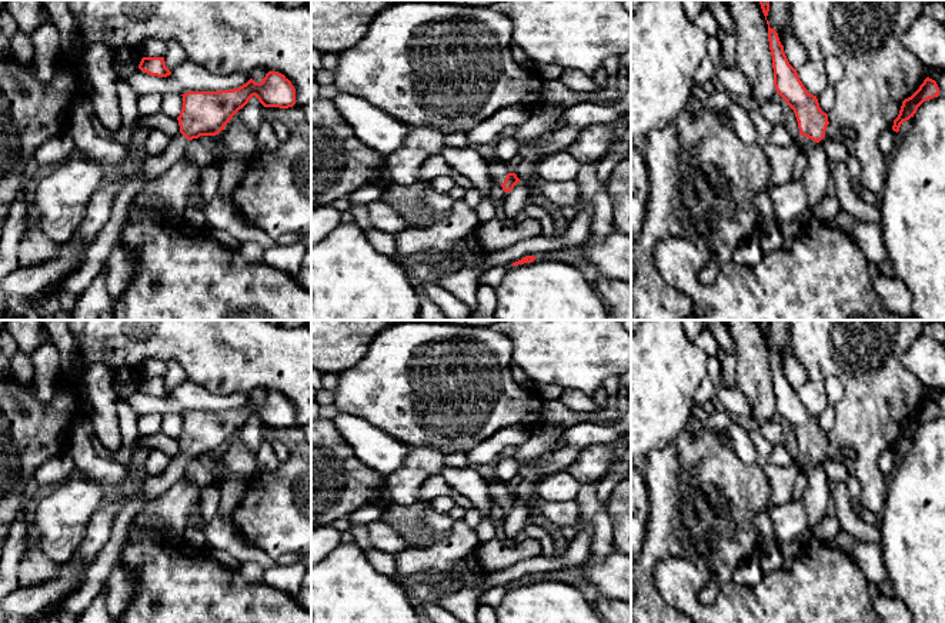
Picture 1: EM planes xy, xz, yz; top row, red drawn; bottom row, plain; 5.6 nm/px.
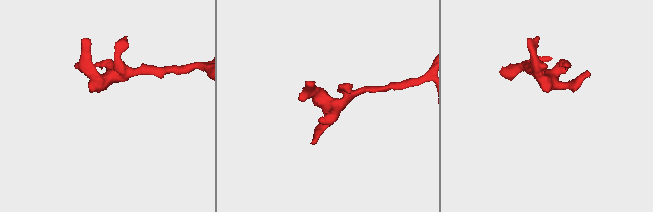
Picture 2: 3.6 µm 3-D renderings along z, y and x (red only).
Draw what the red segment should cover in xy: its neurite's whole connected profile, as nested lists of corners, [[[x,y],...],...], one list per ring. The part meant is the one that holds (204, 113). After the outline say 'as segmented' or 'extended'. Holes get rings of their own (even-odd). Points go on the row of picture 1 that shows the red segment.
[[[268,71],[261,83],[250,79],[233,90],[187,91],[181,96],[183,109],[177,117],[180,133],[170,139],[167,149],[158,156],[147,156],[131,169],[127,167],[114,183],[98,186],[90,197],[84,220],[70,240],[57,243],[57,254],[53,259],[37,266],[17,267],[0,281],[0,319],[10,312],[10,296],[30,299],[44,289],[60,286],[81,267],[87,250],[110,219],[116,193],[131,179],[147,183],[163,176],[183,157],[190,140],[218,134],[253,96],[264,107],[288,109],[295,104],[294,86],[278,71]]] | extended

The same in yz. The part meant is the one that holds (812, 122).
[[[768,24],[768,41],[772,56],[774,69],[774,86],[777,93],[787,101],[794,110],[799,136],[798,150],[804,153],[807,147],[812,147],[825,137],[828,114],[819,107],[817,96],[811,94],[798,77],[797,69],[794,69],[785,53],[784,46],[779,41],[775,29]]] | extended

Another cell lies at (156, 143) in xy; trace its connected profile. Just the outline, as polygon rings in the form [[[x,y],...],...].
[[[153,130],[150,136],[146,139],[146,153],[148,156],[158,156],[166,151],[170,143],[170,137],[161,130]]]

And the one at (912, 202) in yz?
[[[945,97],[924,101],[914,114],[915,124],[905,137],[898,137],[888,159],[886,179],[879,193],[879,224],[888,260],[895,277],[912,294],[912,320],[945,320]]]

